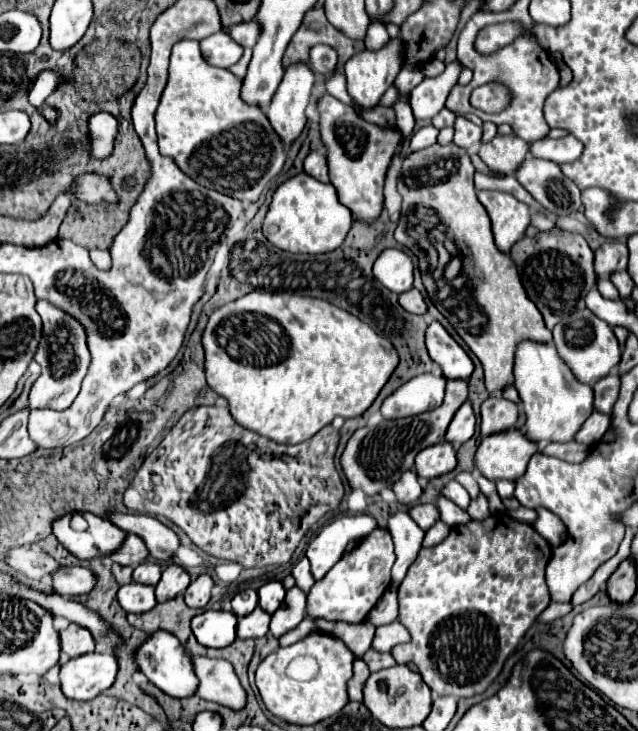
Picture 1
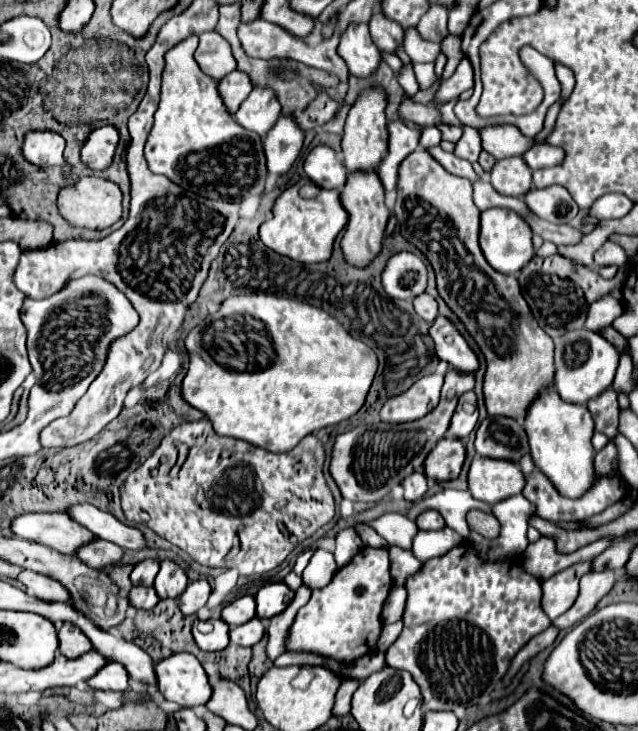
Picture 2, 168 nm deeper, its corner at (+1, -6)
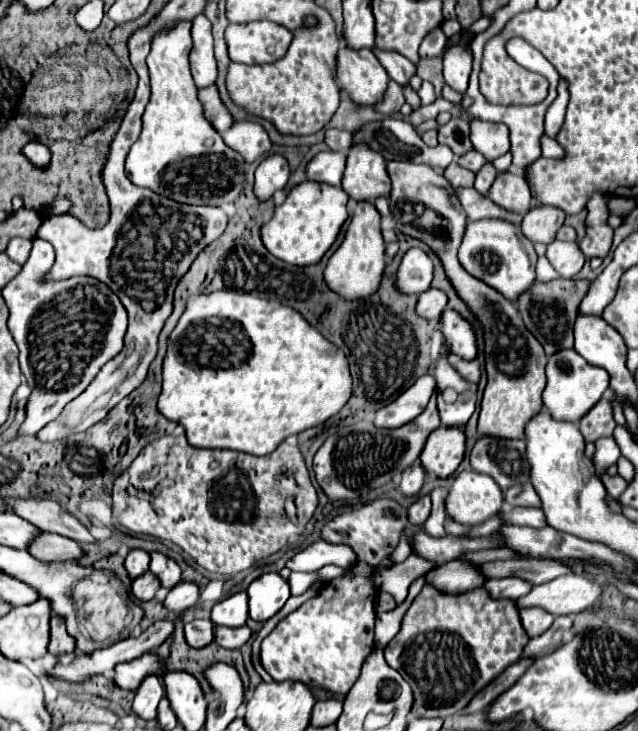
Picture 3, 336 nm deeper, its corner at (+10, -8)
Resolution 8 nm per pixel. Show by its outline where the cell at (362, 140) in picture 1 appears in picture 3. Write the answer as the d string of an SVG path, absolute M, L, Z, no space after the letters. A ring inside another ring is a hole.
M356 202L354 212L350 216L348 230L344 234L342 244L330 256L328 266L324 270L326 284L332 290L338 290L344 298L366 298L378 288L378 282L384 272L384 240L380 232L380 214L372 202Z

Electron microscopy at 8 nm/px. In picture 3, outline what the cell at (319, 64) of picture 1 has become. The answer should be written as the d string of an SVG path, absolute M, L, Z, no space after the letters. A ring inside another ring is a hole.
M250 22L250 24L230 24L226 28L228 54L234 62L242 64L268 64L280 60L292 34L272 22Z

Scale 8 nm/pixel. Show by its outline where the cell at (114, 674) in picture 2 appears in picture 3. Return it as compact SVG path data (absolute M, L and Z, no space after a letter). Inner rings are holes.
M144 654L144 656L130 660L130 662L118 664L114 668L112 682L122 690L136 690L138 682L142 682L142 678L146 674L158 674L158 676L162 674L162 668L158 666L158 656Z

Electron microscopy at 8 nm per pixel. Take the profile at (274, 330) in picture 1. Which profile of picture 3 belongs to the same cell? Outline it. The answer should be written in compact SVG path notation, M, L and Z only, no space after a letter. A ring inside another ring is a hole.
M222 290L206 296L194 296L186 304L184 314L180 316L176 328L172 330L168 338L168 352L164 358L164 368L162 368L162 392L158 398L158 410L168 418L186 428L188 442L196 448L228 448L228 450L238 450L238 452L248 452L254 456L268 456L272 454L280 442L284 442L290 434L300 434L302 430L314 428L328 418L336 416L352 396L352 376L350 376L350 364L348 364L348 354L344 354L336 344L326 340L316 328L312 328L300 312L296 312L290 306L284 306L274 300L260 298L258 294L250 294L240 290Z

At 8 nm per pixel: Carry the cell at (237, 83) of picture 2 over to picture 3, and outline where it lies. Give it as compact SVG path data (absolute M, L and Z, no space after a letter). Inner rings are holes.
M212 84L208 88L202 88L198 90L198 98L204 106L204 116L210 120L210 124L222 134L226 128L232 126L232 114L228 112L228 108L224 106L224 102L220 100L220 94L218 94L218 86Z

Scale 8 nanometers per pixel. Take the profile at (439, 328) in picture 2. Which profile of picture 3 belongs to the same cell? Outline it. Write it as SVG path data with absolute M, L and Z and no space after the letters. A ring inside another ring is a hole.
M444 310L440 318L440 332L450 354L460 356L462 360L474 360L478 354L476 336L466 320L460 318L454 310Z

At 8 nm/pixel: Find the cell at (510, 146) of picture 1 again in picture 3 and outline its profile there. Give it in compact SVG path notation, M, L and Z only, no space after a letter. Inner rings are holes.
M498 172L494 184L490 186L488 192L490 200L496 202L498 206L510 210L510 212L520 212L524 214L530 208L530 188L526 186L524 176L514 174L514 172Z

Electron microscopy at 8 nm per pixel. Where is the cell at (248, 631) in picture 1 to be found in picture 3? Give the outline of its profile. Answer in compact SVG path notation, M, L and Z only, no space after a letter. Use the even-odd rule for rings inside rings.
M244 624L238 628L224 628L216 626L214 628L214 642L224 646L224 648L242 648L252 636L252 630Z

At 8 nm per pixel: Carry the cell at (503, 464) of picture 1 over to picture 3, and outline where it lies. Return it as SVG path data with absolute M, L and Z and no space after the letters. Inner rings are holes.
M466 470L466 472L460 472L452 484L452 490L446 498L446 512L450 518L454 518L460 524L476 526L488 520L490 516L498 514L502 504L504 504L504 492L498 486L498 482L494 482L494 478L486 474L476 474L474 470Z

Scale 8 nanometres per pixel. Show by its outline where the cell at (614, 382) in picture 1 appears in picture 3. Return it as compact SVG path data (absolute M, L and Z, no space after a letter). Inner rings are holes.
M606 396L600 398L598 406L594 406L594 410L590 410L590 414L582 416L582 420L578 422L578 428L586 442L596 442L602 436L612 436L614 426L616 422L612 416L612 406Z

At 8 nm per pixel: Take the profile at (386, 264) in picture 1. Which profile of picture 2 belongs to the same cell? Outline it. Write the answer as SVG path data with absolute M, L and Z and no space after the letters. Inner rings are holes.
M399 252L389 258L383 272L383 288L391 298L413 300L427 288L427 266L413 252Z

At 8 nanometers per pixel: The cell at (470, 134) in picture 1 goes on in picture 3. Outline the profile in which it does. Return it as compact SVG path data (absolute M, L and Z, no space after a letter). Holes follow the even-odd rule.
M468 150L466 154L458 156L454 162L460 164L460 166L464 166L464 168L468 168L468 170L472 170L472 172L476 172L486 162L486 158L480 152L476 152L476 150Z

